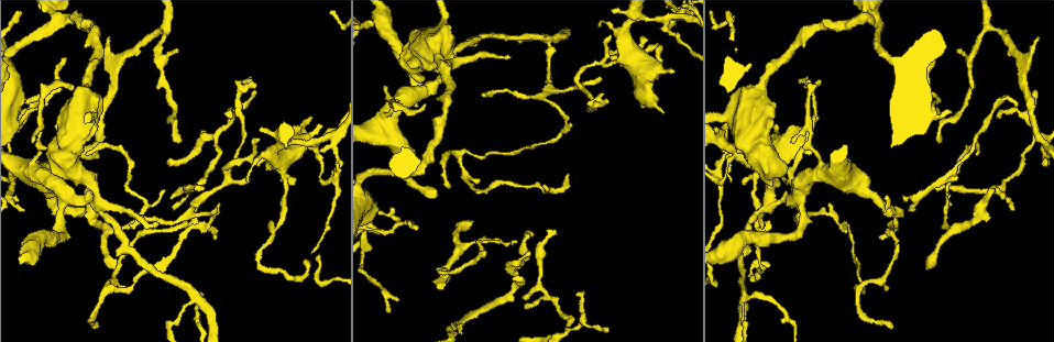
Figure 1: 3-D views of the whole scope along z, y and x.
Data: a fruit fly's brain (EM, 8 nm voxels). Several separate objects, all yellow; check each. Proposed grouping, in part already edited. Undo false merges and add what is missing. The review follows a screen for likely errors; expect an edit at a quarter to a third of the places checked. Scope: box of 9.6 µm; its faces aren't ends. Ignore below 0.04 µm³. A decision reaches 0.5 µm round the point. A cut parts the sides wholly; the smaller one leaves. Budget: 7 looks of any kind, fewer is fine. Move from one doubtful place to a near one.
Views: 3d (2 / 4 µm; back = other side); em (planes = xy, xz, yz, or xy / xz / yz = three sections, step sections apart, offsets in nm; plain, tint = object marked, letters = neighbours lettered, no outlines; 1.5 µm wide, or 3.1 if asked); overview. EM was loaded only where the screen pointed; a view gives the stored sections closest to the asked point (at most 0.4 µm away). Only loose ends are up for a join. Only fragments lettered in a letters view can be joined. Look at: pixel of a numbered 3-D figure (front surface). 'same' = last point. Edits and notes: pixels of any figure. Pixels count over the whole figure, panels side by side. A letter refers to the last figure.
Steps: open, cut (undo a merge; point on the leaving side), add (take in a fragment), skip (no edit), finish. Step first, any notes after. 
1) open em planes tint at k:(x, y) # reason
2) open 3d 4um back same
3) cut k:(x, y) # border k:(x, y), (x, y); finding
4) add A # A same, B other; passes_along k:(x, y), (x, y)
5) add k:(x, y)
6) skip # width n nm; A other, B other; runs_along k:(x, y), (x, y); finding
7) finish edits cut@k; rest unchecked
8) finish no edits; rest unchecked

open 3d 2um at 1:(165, 28) # a fork

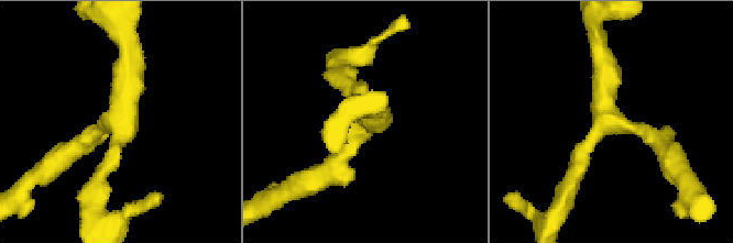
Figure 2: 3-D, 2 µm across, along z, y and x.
open em planes plain at 2:(602, 122) # arms 3; arm_widths 160, 200, 220 nm; need the tissue

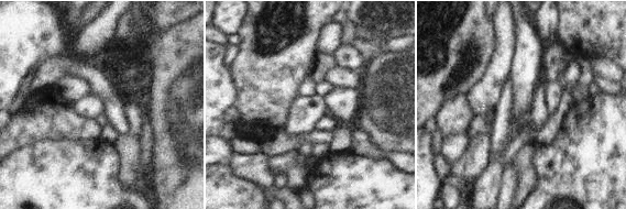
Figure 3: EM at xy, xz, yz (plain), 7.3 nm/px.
open em planes letters same

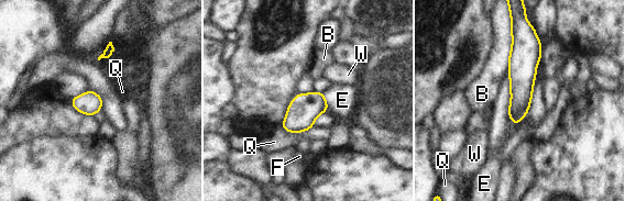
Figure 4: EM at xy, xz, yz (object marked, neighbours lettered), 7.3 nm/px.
skip # B other, E other, F other, Q other, W other; continuous, no second neuron

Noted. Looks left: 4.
open 3d 2um back at 1:(202, 189) # thin end

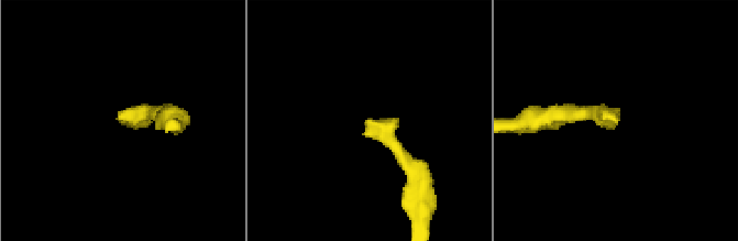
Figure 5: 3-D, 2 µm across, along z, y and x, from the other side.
open em planes plain at 5:(616, 123) # now the EM

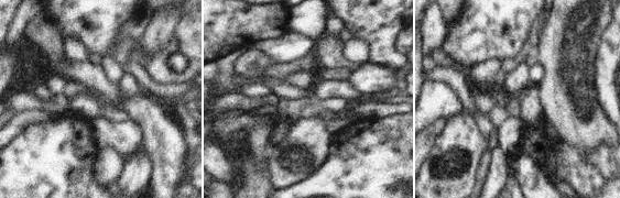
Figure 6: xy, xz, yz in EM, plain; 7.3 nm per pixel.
open em planes letters same

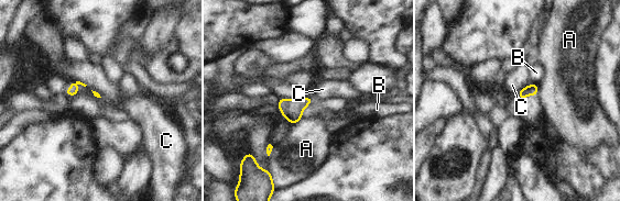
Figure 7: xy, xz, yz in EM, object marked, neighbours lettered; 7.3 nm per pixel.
skip # A other, B other, C other; border 7:(530, 82), (517, 95); none of them fits

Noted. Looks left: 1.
finish no edits; rest unchecked

